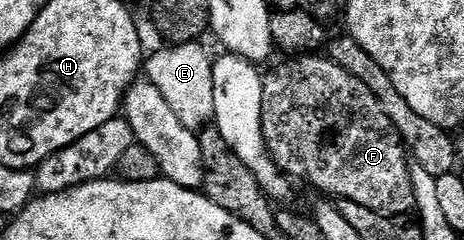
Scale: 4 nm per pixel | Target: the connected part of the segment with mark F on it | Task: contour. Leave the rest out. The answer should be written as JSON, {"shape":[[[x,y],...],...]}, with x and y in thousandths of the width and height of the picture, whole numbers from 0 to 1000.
{"shape":[[[707,233],[640,238],[569,308],[563,558],[578,650],[588,650],[591,679],[606,688],[612,671],[642,671],[659,746],[692,813],[774,846],[774,863],[800,863],[800,879],[810,888],[881,896],[892,883],[894,796],[881,725],[886,671],[864,567],[834,463],[825,463],[817,413],[800,396],[800,363],[739,296],[739,279],[709,250]]]}

